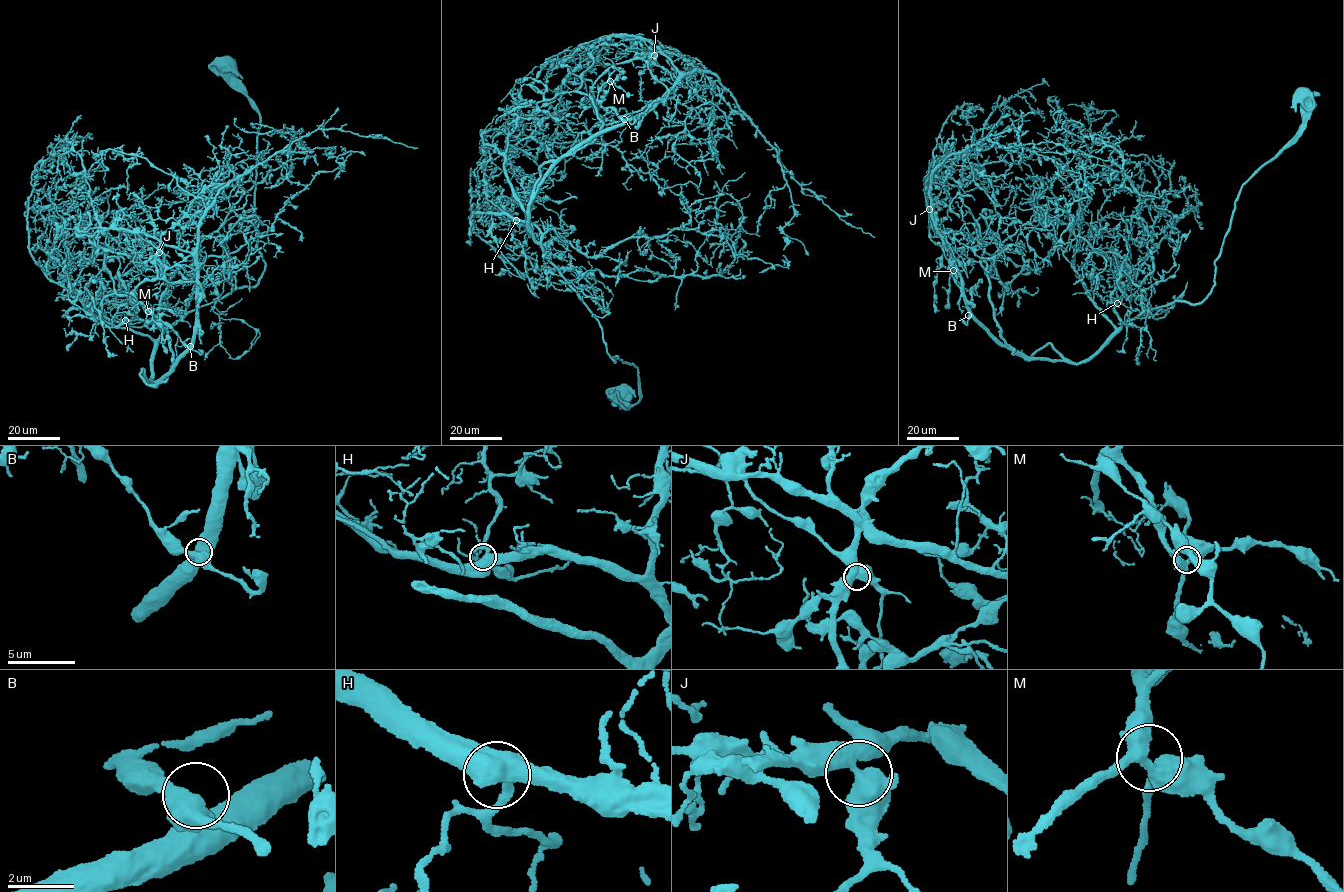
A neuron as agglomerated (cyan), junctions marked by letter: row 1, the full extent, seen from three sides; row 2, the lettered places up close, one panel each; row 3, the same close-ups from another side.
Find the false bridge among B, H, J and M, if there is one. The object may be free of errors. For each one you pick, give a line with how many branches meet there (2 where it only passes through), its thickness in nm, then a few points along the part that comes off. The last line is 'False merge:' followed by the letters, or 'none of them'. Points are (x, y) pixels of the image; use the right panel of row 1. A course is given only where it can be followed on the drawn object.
False merge: none of them

